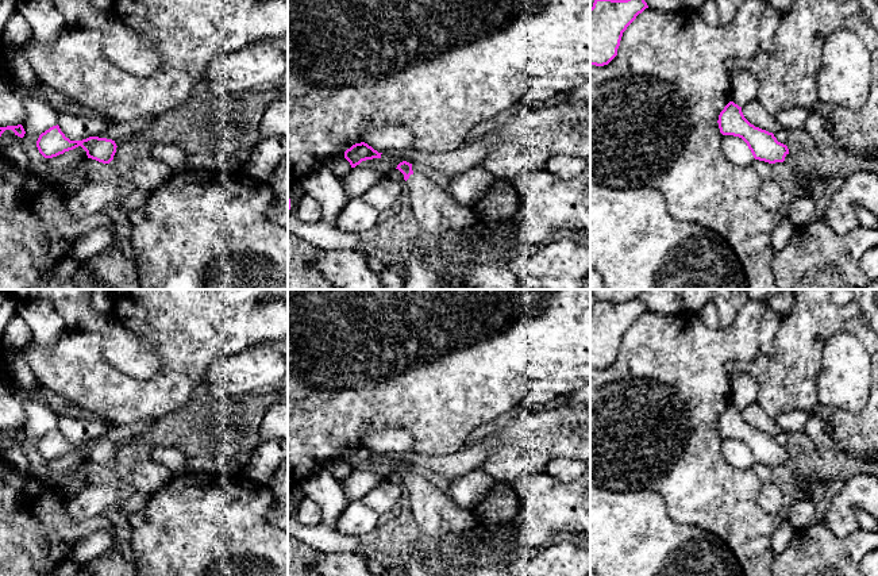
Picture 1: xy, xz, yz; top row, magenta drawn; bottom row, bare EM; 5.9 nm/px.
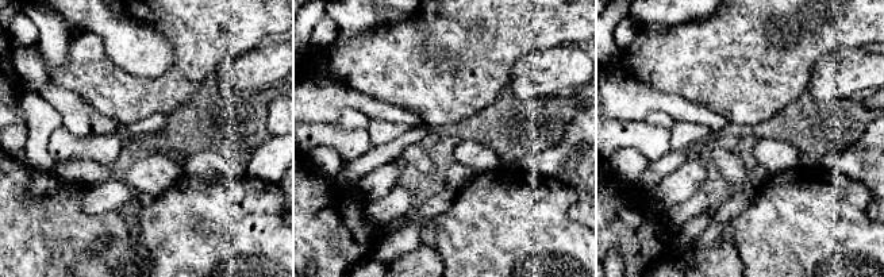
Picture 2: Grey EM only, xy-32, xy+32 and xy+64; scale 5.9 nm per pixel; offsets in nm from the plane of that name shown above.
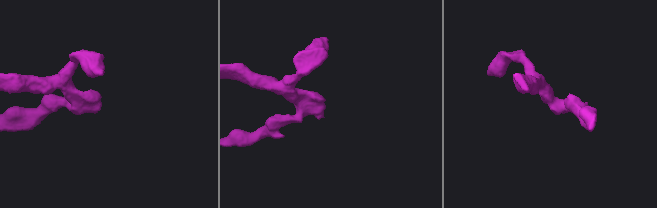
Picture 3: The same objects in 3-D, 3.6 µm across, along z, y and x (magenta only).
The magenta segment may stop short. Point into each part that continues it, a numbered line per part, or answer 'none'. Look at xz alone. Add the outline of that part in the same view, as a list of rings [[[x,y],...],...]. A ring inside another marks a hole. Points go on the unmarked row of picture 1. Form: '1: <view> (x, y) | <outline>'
1: xz (438, 515) | [[[411,477],[405,487],[411,499],[409,508],[417,525],[421,527],[421,537],[408,560],[407,576],[512,576],[509,568],[500,560],[486,565],[454,567],[440,553],[439,545],[453,531],[467,531],[478,527],[473,511],[459,507],[447,491],[435,488],[423,477]]]

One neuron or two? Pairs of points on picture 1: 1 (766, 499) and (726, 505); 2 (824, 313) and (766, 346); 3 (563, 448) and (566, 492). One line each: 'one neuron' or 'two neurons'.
1: two neurons
2: two neurons
3: two neurons

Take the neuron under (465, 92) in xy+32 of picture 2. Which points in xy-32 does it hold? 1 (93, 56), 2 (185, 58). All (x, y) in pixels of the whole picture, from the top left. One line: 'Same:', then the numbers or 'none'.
Same: 1, 2

